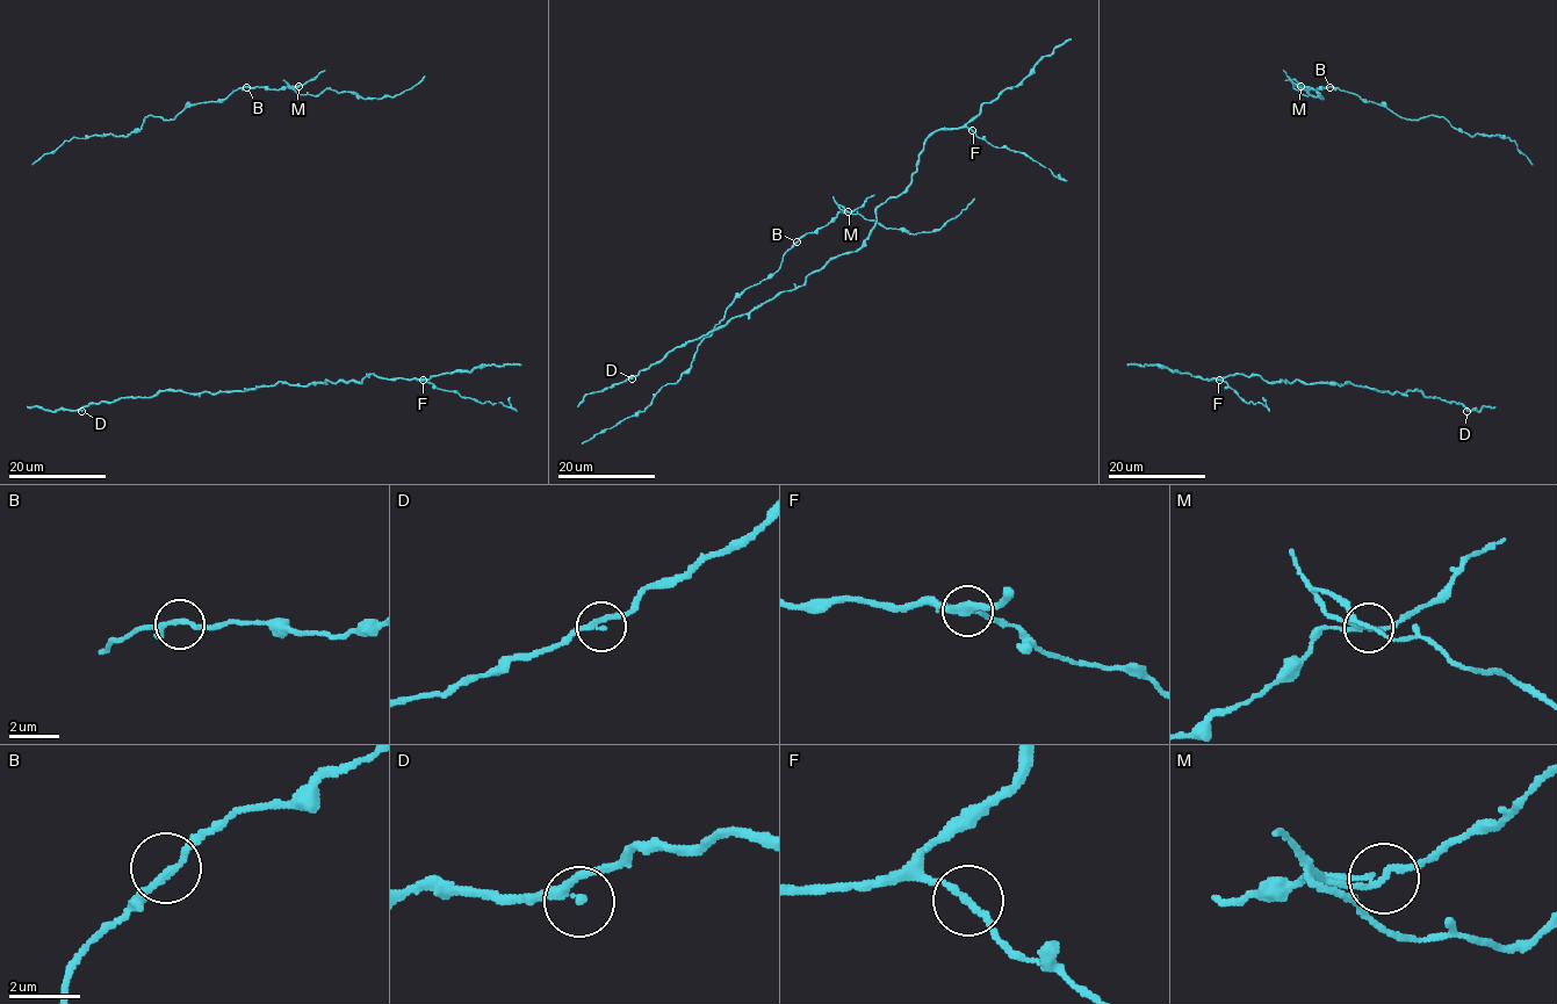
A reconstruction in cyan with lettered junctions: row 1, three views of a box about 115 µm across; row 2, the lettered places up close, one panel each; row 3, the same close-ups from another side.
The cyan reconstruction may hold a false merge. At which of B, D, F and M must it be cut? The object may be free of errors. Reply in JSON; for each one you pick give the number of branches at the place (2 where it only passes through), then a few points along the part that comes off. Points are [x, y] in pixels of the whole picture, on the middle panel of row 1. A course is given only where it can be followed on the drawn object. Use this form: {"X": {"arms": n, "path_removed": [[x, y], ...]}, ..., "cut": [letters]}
{"M": {"arms": 2, "path_removed": [[848, 212], [840, 207], [860, 214], [886, 228], [905, 229], [914, 233], [929, 232], [941, 229], [974, 199]]}, "cut": ["M"]}

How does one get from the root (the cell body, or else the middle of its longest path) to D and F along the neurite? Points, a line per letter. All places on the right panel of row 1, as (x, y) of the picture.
D: (1494, 405), (1467, 411)
F: (1494, 405), (1468, 410), (1418, 390), (1390, 394), (1349, 381), (1270, 382), (1259, 375), (1242, 374), (1219, 380)

